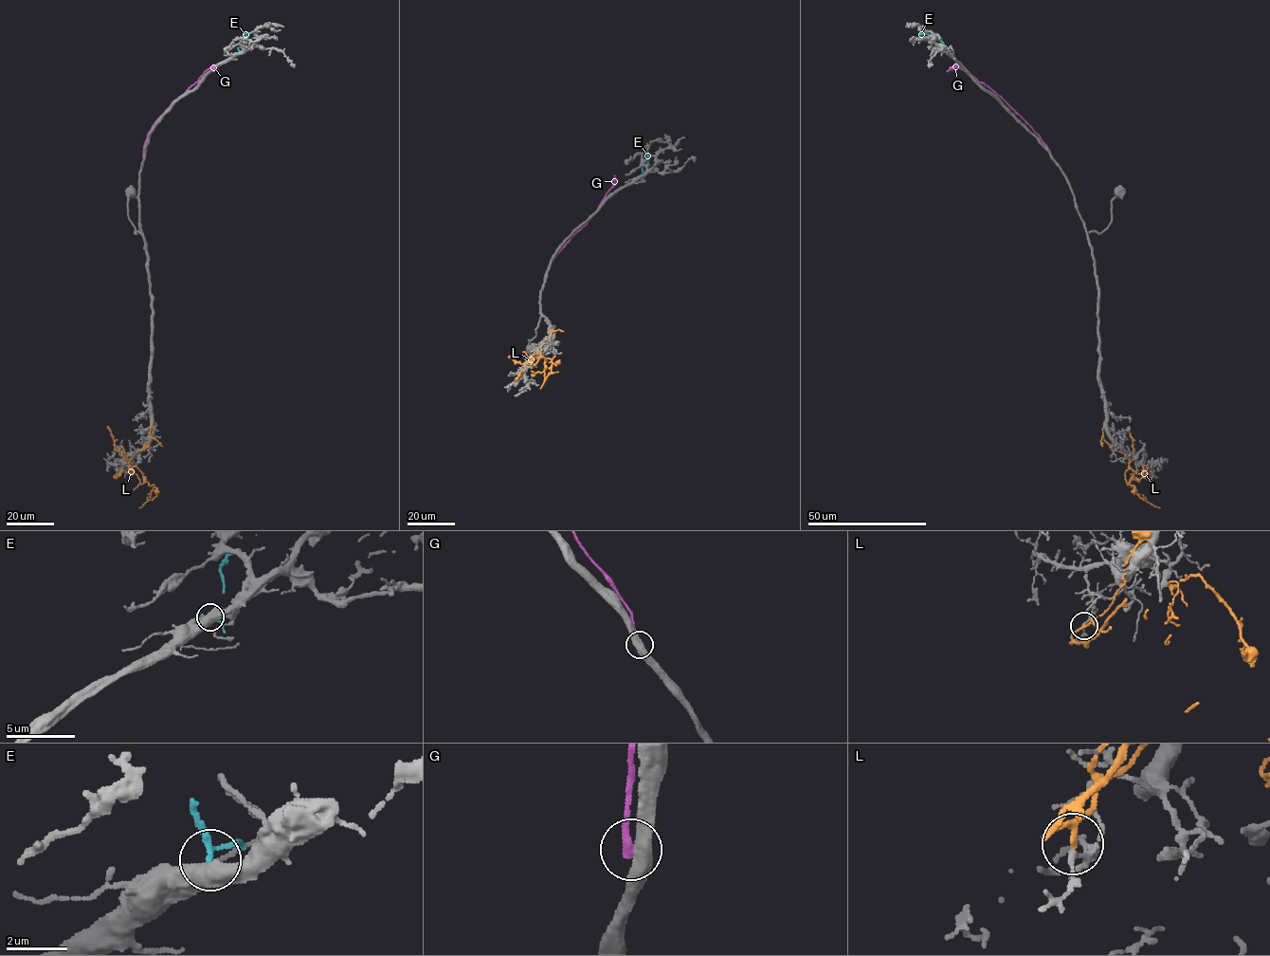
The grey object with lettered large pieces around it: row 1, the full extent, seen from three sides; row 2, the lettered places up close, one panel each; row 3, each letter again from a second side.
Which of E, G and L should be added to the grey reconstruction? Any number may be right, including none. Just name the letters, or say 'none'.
none

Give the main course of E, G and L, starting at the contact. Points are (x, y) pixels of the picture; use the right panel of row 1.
E: (948, 52), (943, 43), (936, 37), (920, 34)
G: (1051, 156), (1038, 135), (994, 92), (959, 67), (946, 71)
L: (1152, 474), (1133, 459), (1124, 474), (1136, 493), (1159, 508)

